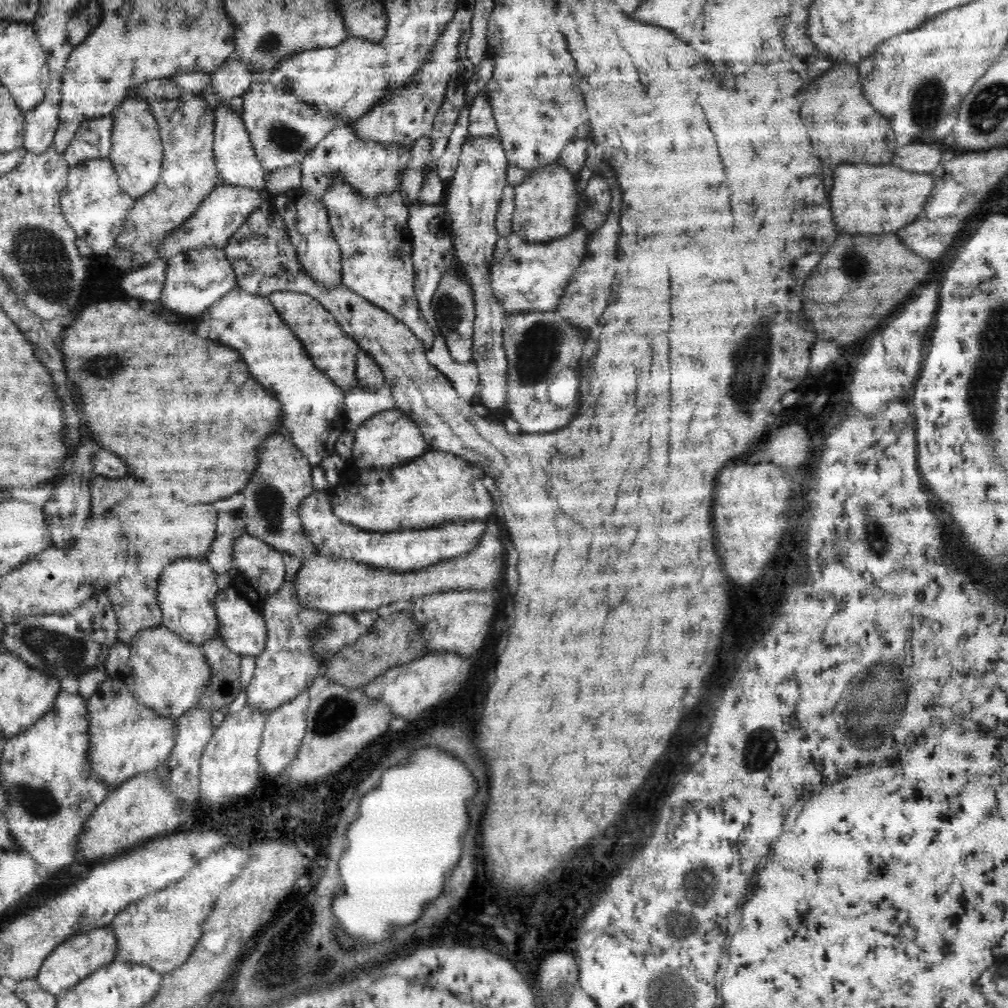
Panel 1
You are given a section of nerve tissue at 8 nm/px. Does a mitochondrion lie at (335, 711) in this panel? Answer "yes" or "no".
yes

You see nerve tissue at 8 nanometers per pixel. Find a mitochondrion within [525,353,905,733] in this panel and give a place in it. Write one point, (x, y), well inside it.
(876, 538)

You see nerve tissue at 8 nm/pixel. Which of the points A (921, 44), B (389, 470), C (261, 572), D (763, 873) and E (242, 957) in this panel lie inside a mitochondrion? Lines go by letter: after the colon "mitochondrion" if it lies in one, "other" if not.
A: other
B: other
C: mitochondrion
D: other
E: other

